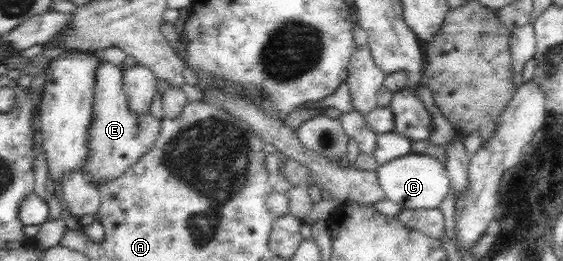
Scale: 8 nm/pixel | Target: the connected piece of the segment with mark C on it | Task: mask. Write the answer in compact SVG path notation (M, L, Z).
M409 153L403 158L377 165L375 169L386 198L401 205L402 210L438 209L445 197L450 197L450 179L446 166L433 155Z

